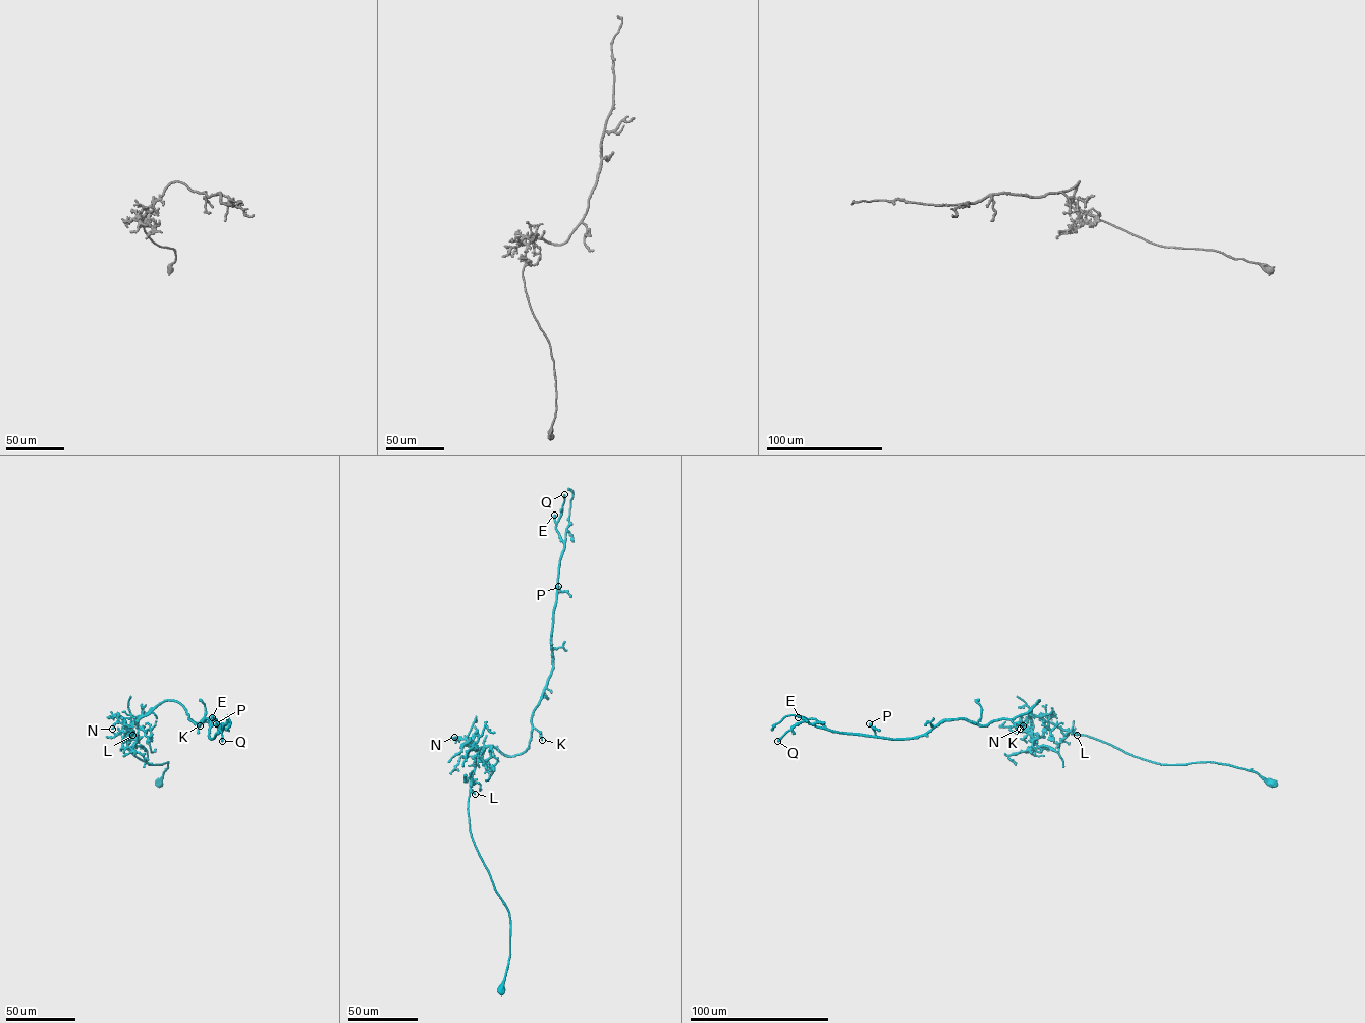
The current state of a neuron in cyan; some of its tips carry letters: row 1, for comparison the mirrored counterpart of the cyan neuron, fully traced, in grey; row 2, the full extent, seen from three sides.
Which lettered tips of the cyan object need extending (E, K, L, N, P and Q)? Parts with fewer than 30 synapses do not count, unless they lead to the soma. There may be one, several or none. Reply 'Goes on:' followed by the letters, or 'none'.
Goes on: K

